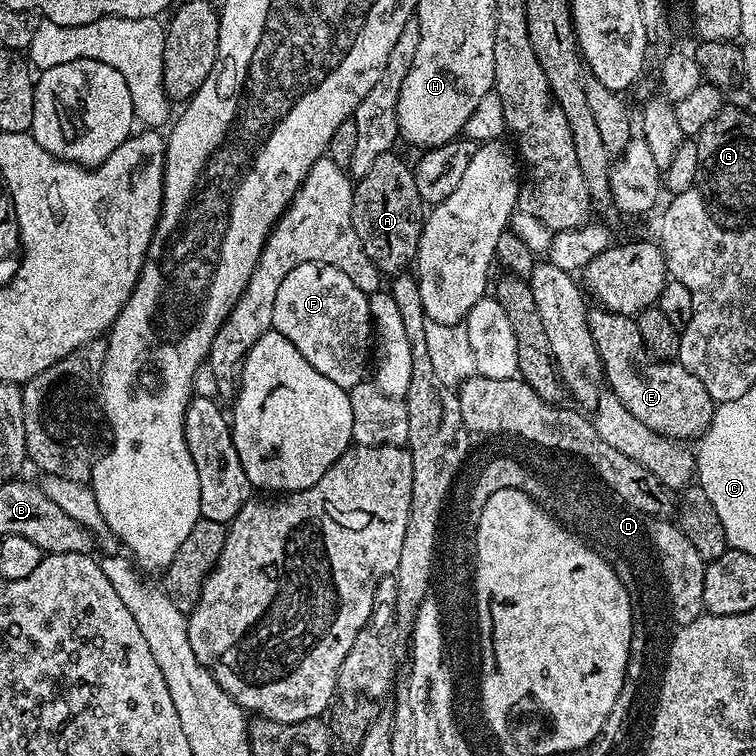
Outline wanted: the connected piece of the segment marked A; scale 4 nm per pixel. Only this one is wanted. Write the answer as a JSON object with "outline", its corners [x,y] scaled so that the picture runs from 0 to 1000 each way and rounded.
{"outline":[[[522,200],[500,204],[489,225],[470,239],[466,251],[468,304],[484,331],[484,341],[505,362],[529,362],[550,343],[553,320],[561,303],[563,271],[556,263],[542,217]]]}

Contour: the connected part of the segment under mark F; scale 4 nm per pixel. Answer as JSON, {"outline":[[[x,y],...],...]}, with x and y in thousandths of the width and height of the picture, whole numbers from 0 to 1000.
{"outline":[[[405,347],[399,352],[389,352],[378,368],[373,368],[373,378],[368,378],[368,390],[362,393],[362,415],[360,431],[372,439],[389,458],[394,458],[394,468],[446,511],[464,515],[483,501],[481,491],[489,487],[489,462],[493,459],[492,417],[487,403],[488,388],[474,384],[463,368],[452,357],[439,349],[417,349]]]}

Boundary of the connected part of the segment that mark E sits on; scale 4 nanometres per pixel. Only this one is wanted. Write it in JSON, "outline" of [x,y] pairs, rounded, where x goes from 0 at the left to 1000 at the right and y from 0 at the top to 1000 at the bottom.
{"outline":[[[788,405],[779,411],[778,430],[802,503],[804,497],[803,512],[815,522],[817,532],[823,532],[823,537],[844,553],[844,558],[860,563],[860,569],[870,574],[901,585],[915,585],[931,575],[947,546],[948,533],[934,519],[934,511],[913,495],[913,489],[897,479],[865,479],[835,418],[812,415]]]}

